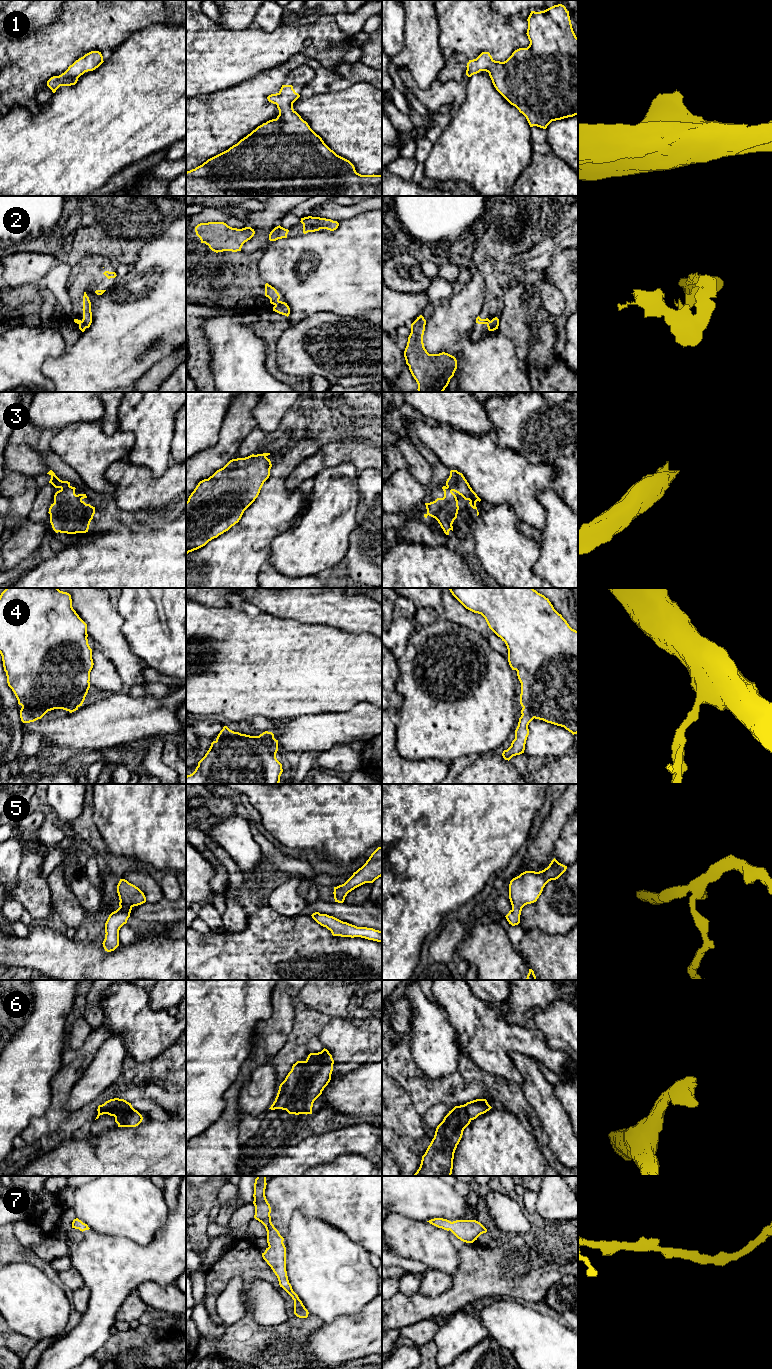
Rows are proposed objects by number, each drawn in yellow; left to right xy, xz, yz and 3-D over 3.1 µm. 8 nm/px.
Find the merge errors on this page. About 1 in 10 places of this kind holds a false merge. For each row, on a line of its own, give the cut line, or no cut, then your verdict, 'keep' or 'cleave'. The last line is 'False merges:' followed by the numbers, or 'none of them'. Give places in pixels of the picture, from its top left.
1: no cut | keep
2: no cut | keep
3: no cut | keep
4: no cut | keep
5: no cut | keep
6: no cut | keep
7: no cut | keep
False merges: none of them

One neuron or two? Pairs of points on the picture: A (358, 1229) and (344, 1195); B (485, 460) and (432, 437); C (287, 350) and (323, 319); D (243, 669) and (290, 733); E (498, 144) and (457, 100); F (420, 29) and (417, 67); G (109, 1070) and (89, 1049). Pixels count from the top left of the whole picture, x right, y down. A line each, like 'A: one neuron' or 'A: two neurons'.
A: one neuron
B: one neuron
C: one neuron
D: two neurons
E: two neurons
F: one neuron
G: two neurons

